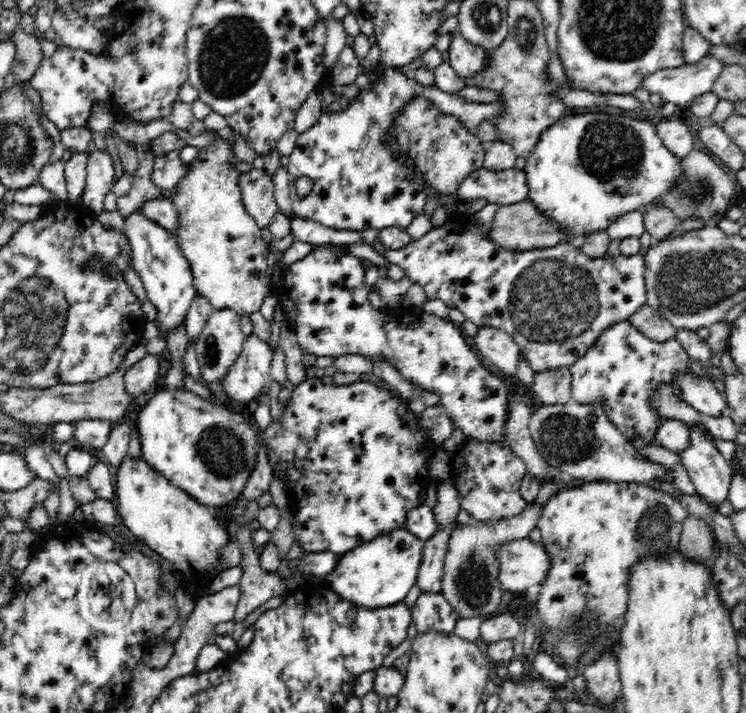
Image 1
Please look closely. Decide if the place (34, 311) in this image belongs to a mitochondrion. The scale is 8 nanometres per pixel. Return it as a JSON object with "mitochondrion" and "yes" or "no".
{"mitochondrion":"yes"}

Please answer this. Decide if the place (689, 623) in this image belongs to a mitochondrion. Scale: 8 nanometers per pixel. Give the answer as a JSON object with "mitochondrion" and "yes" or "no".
{"mitochondrion":"no"}

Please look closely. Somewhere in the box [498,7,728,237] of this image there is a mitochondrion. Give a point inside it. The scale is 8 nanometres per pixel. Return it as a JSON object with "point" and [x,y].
{"point":[609,150]}

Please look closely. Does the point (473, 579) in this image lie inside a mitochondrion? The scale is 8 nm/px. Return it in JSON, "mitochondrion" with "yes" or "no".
{"mitochondrion":"yes"}

